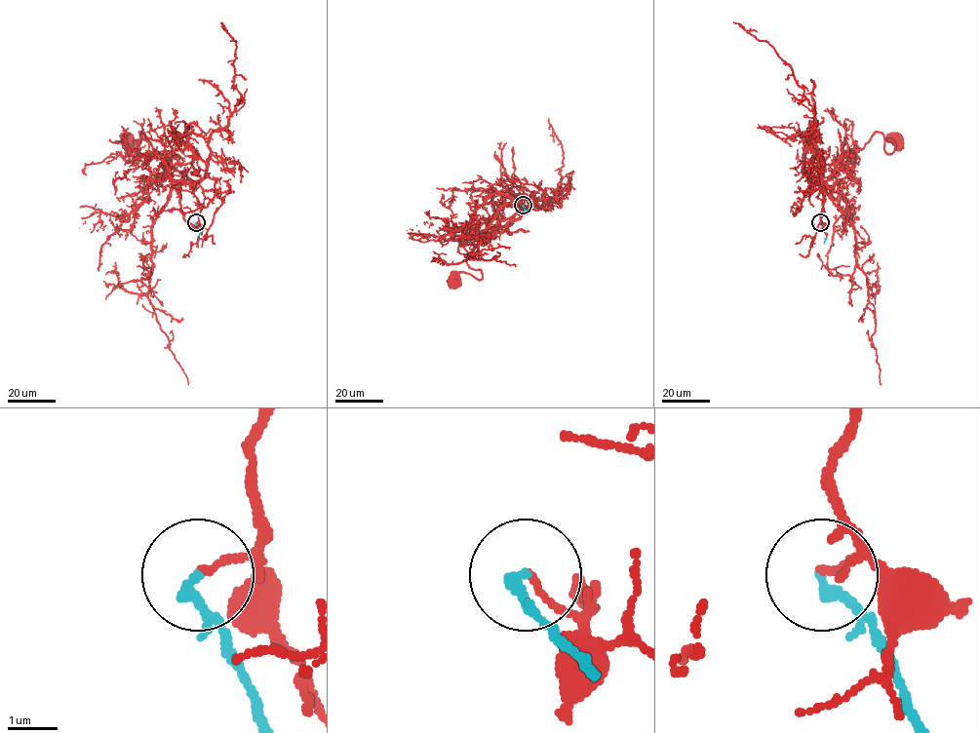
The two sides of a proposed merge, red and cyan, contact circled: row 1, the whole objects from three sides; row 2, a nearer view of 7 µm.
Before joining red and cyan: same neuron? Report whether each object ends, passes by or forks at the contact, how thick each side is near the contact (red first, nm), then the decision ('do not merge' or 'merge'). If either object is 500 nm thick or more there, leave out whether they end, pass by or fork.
red ends there; cyan ends there; 110 nm thick on the red side, 240 nm on the other; do not merge

